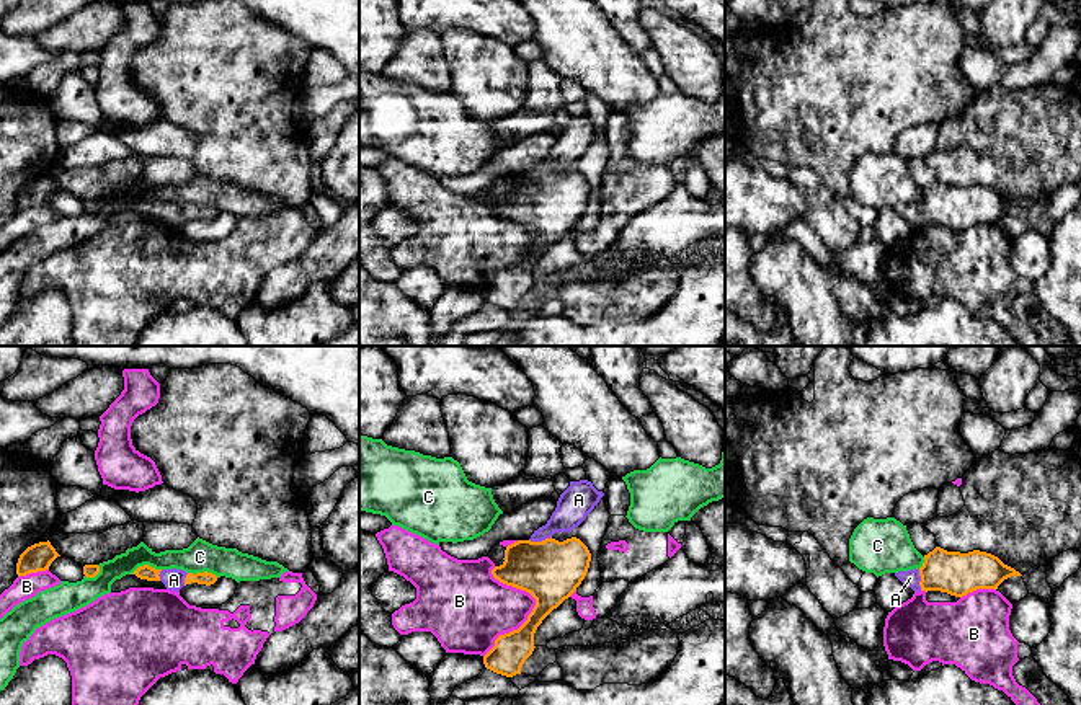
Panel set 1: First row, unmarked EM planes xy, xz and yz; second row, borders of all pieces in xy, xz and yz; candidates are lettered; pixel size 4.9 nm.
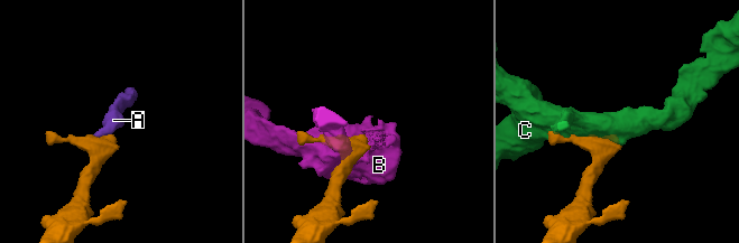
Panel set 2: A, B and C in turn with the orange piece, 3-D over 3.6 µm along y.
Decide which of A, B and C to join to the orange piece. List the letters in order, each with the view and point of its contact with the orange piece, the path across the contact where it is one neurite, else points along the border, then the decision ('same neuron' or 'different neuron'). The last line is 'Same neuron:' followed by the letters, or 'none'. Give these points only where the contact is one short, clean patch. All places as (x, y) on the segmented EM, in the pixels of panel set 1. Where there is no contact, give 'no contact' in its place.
A: xz (539, 542) | across xz (551, 571), (541, 562), (539, 542), (573, 505) | same neuron
B: xz (534, 607) | different neuron
C: xy (146, 565) | different neuron
Same neuron: A

